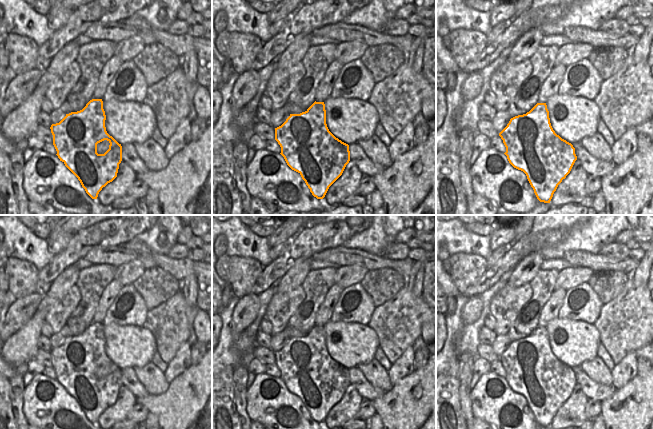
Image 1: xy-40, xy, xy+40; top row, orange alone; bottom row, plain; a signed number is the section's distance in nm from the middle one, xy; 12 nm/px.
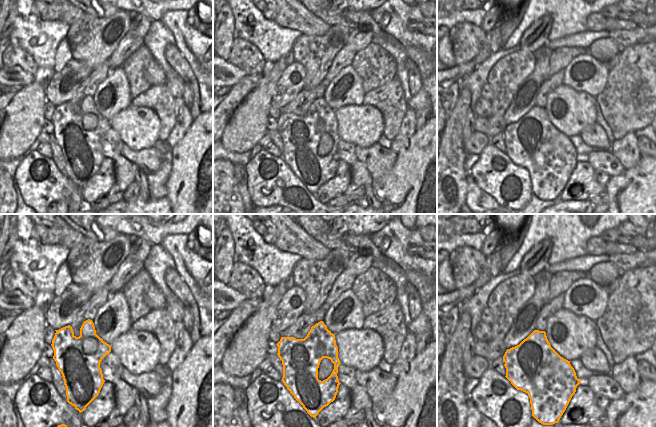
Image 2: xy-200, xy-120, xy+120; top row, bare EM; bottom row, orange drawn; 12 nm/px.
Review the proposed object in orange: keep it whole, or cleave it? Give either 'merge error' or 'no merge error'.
merge error

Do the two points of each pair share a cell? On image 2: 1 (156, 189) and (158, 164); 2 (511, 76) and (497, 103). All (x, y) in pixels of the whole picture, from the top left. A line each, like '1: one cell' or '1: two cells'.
1: one cell
2: one cell

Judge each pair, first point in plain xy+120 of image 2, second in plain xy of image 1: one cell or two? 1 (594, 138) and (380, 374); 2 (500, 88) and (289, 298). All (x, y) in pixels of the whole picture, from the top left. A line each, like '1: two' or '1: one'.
1: one
2: one

